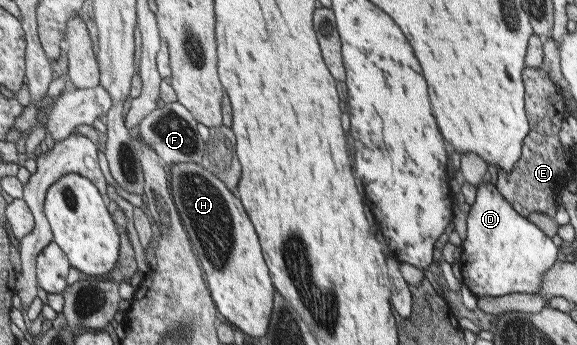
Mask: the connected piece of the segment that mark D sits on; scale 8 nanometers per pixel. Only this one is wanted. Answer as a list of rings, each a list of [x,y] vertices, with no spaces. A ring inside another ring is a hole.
[[[481,182],[466,220],[465,239],[459,255],[462,283],[477,298],[513,293],[533,294],[541,290],[545,270],[554,266],[557,246],[529,220],[521,218],[495,190],[495,185]]]

